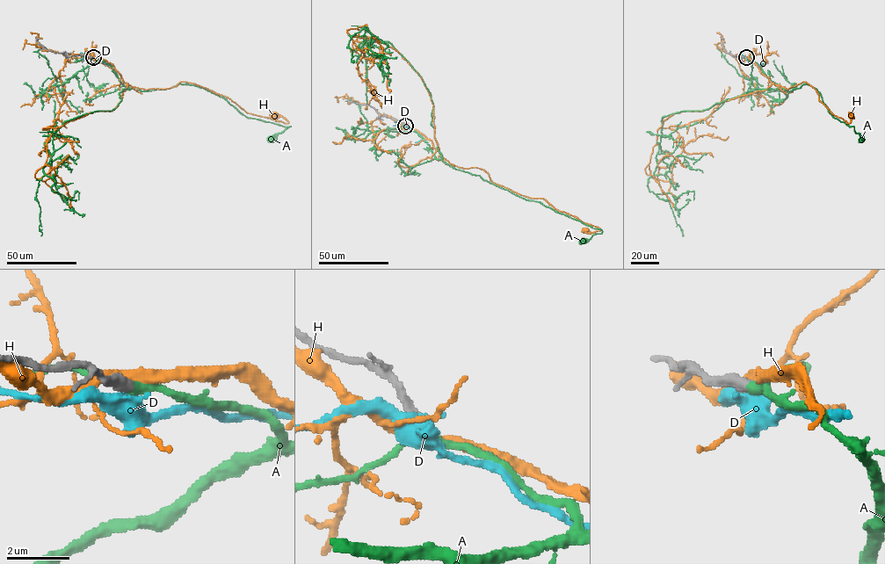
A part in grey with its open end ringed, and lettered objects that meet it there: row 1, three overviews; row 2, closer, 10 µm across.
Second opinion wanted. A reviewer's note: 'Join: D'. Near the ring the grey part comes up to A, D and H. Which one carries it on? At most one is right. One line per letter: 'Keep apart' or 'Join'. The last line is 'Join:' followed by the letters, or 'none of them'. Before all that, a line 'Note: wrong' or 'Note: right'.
Note: wrong
A: Join
D: Keep apart
H: Keep apart
Join: A

